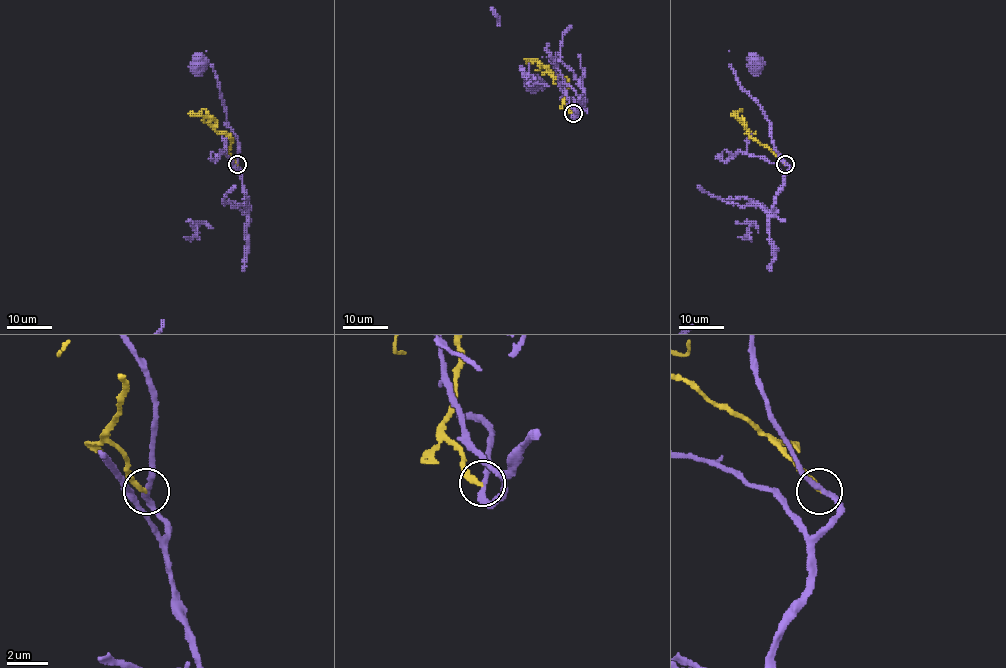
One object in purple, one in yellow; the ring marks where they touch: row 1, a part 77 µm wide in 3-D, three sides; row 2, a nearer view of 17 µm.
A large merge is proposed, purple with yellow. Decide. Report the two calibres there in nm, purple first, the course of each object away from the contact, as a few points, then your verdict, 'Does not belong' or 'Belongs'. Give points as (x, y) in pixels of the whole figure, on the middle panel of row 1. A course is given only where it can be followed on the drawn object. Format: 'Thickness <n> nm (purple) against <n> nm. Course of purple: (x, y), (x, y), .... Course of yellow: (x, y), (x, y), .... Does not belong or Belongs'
Thickness 240 nm (purple) against 220 nm. Course of purple: (573, 113), (574, 101), (565, 99), (555, 67), (549, 62), (535, 83). Course of yellow: (573, 113), (565, 102), (567, 80), (553, 76), (546, 66), (525, 59). Does not belong

